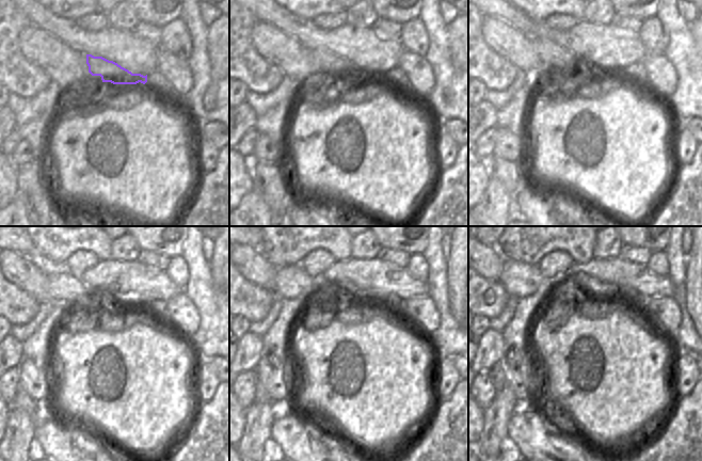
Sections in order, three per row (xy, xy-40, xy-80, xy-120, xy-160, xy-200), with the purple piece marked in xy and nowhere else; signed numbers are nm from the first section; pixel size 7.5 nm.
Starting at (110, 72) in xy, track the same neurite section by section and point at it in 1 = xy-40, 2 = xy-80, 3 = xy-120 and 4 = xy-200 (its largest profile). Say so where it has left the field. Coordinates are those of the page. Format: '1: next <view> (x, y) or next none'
1: next xy-40 (338, 68)
2: next xy-80 (562, 61)
3: next xy-120 (66, 288)
4: next xy-200 (520, 280)

